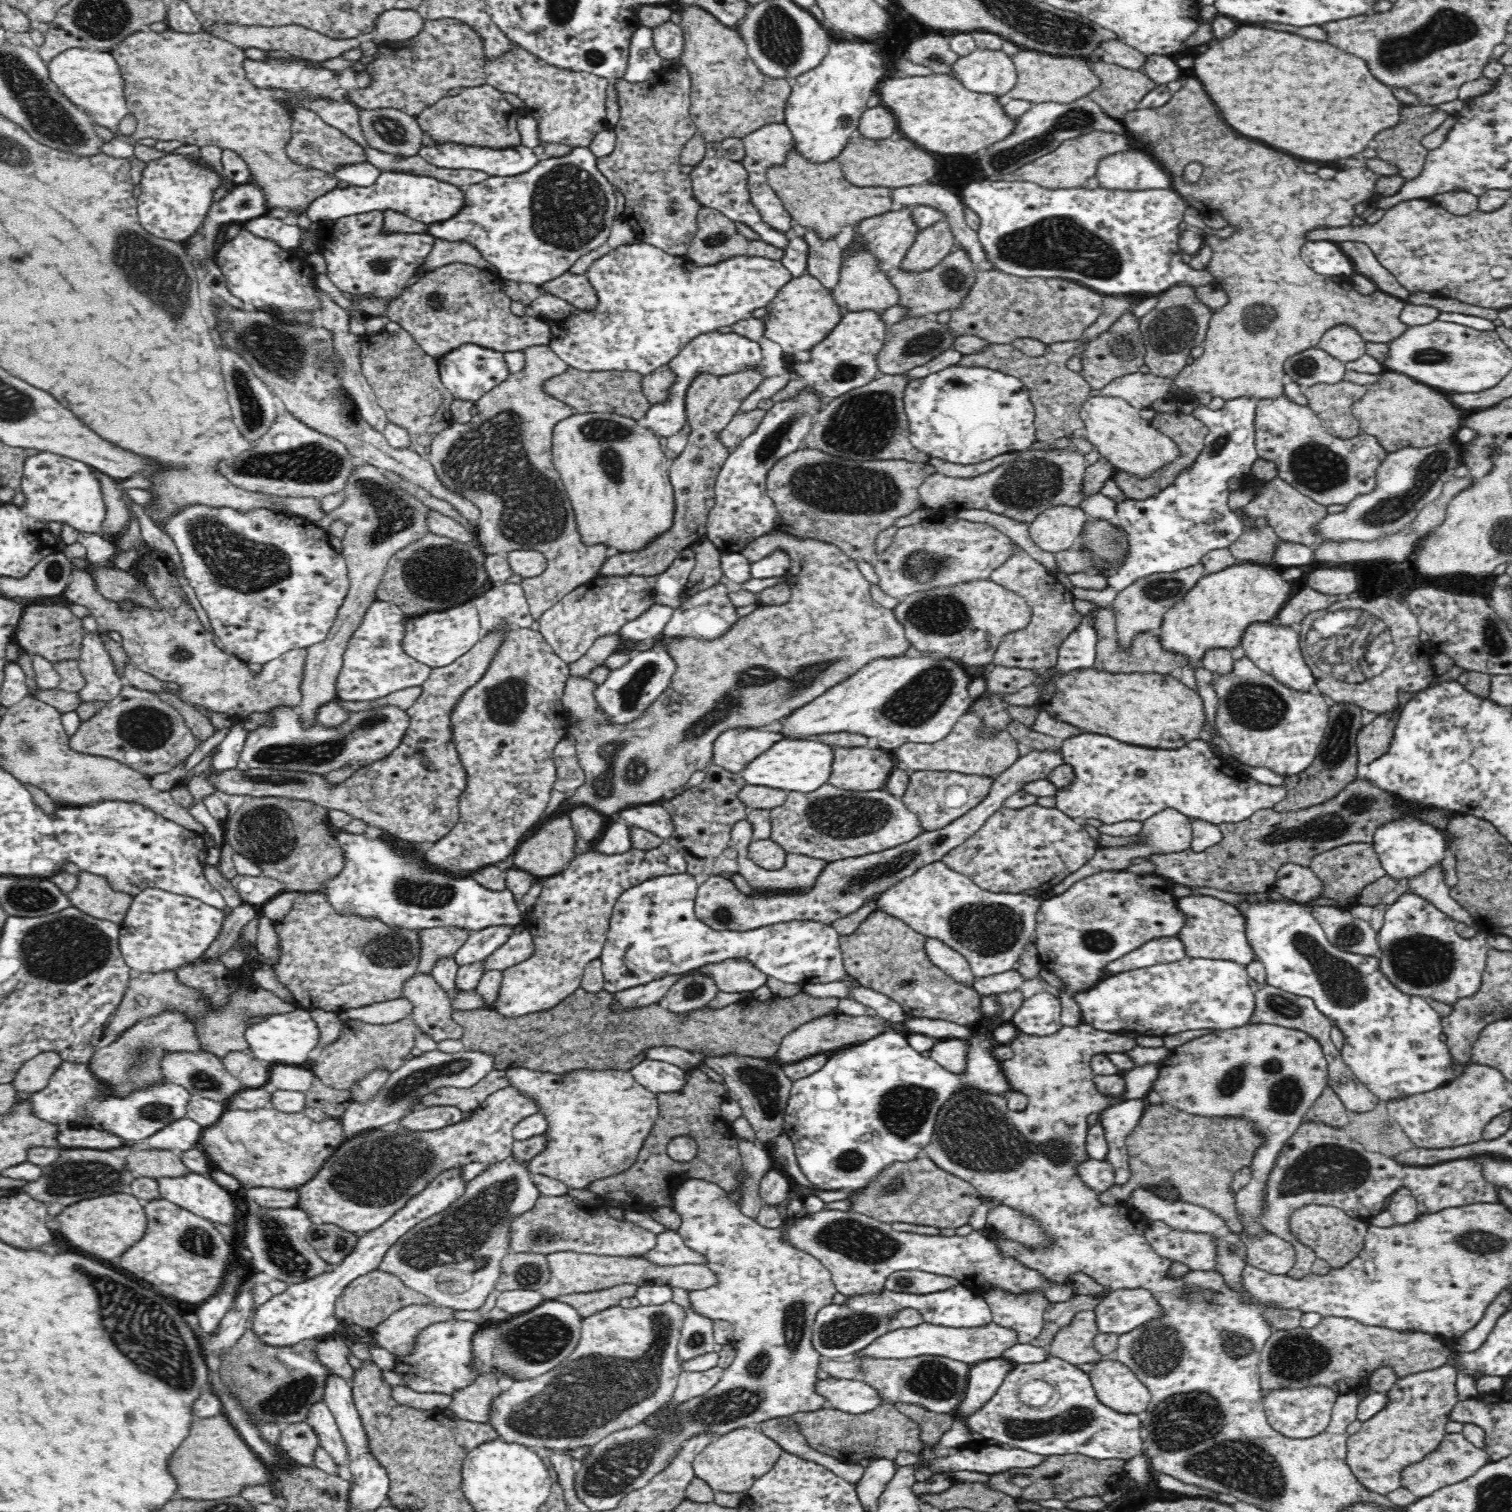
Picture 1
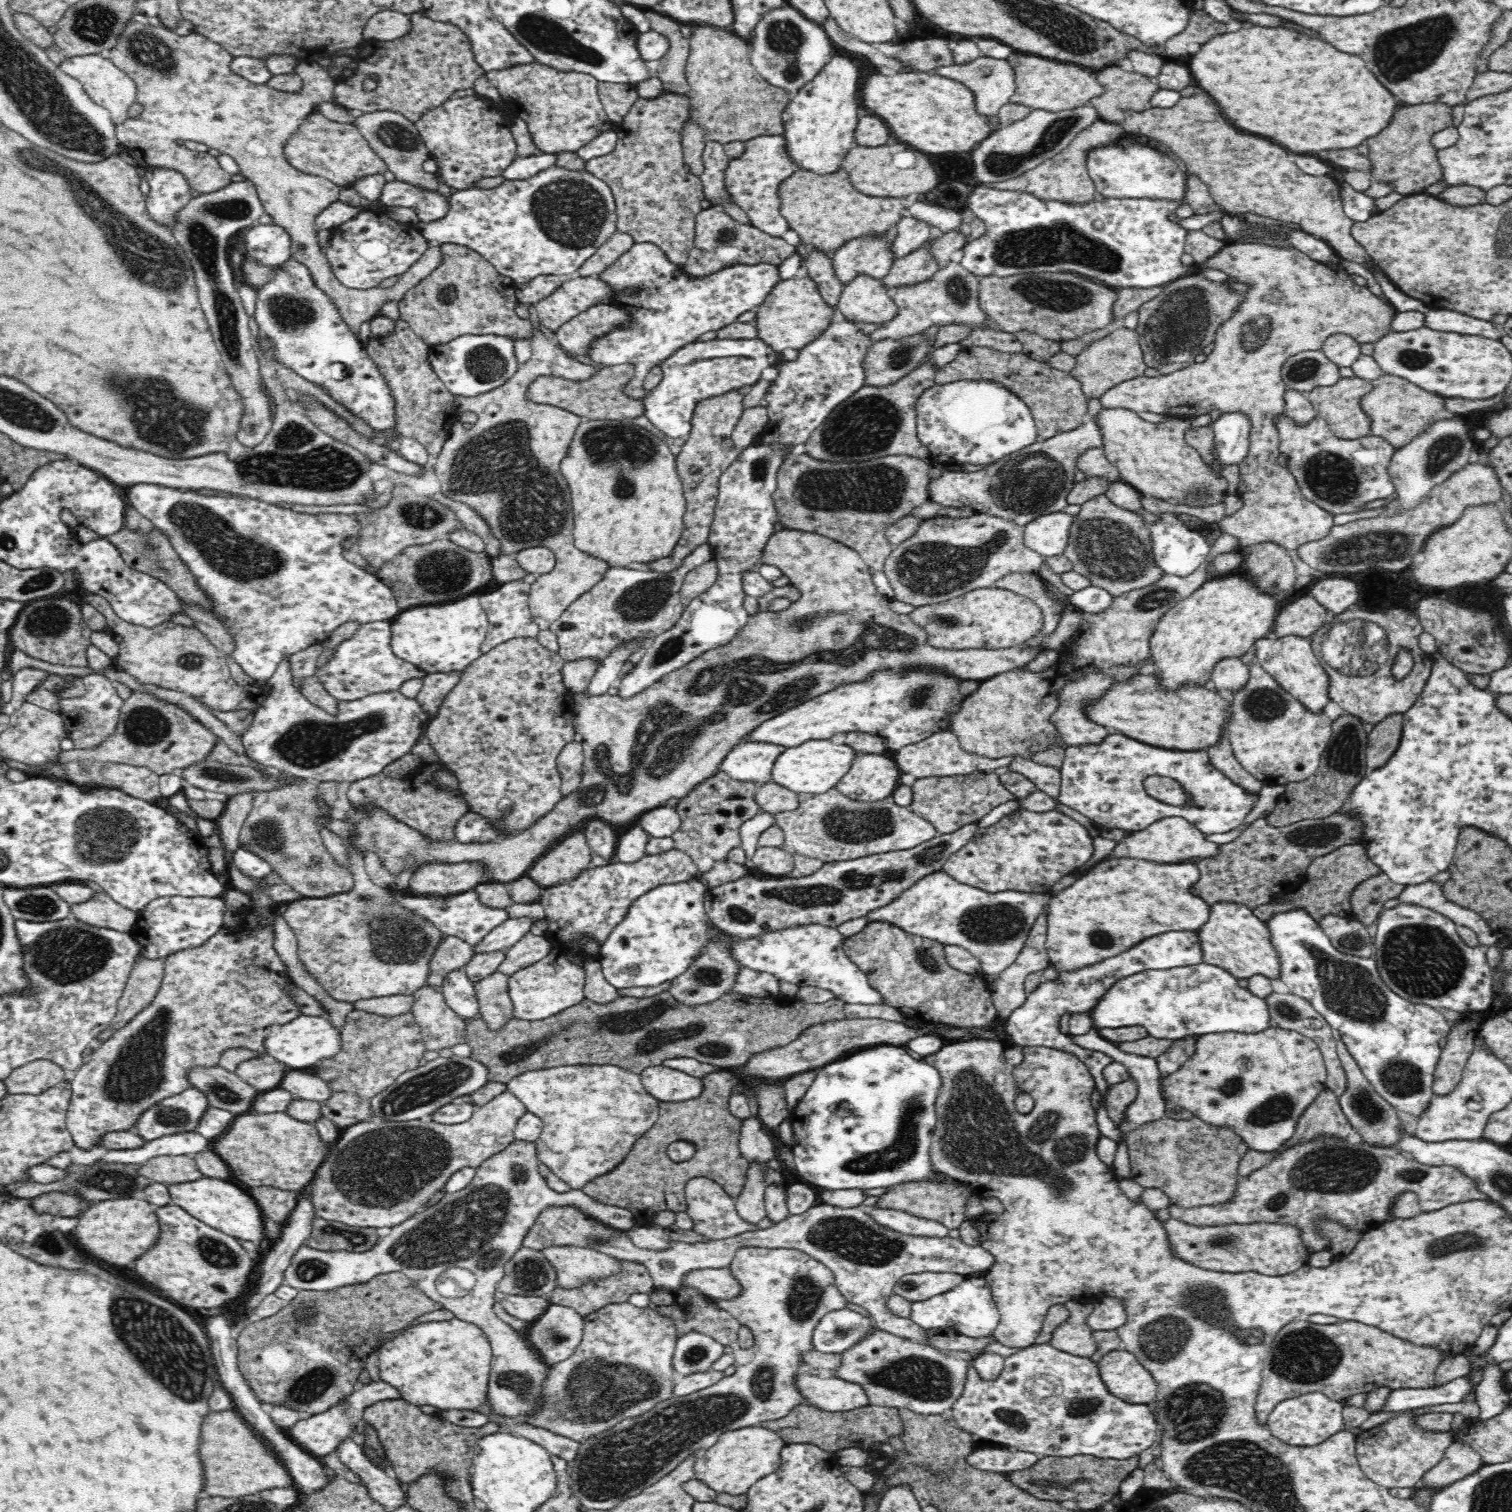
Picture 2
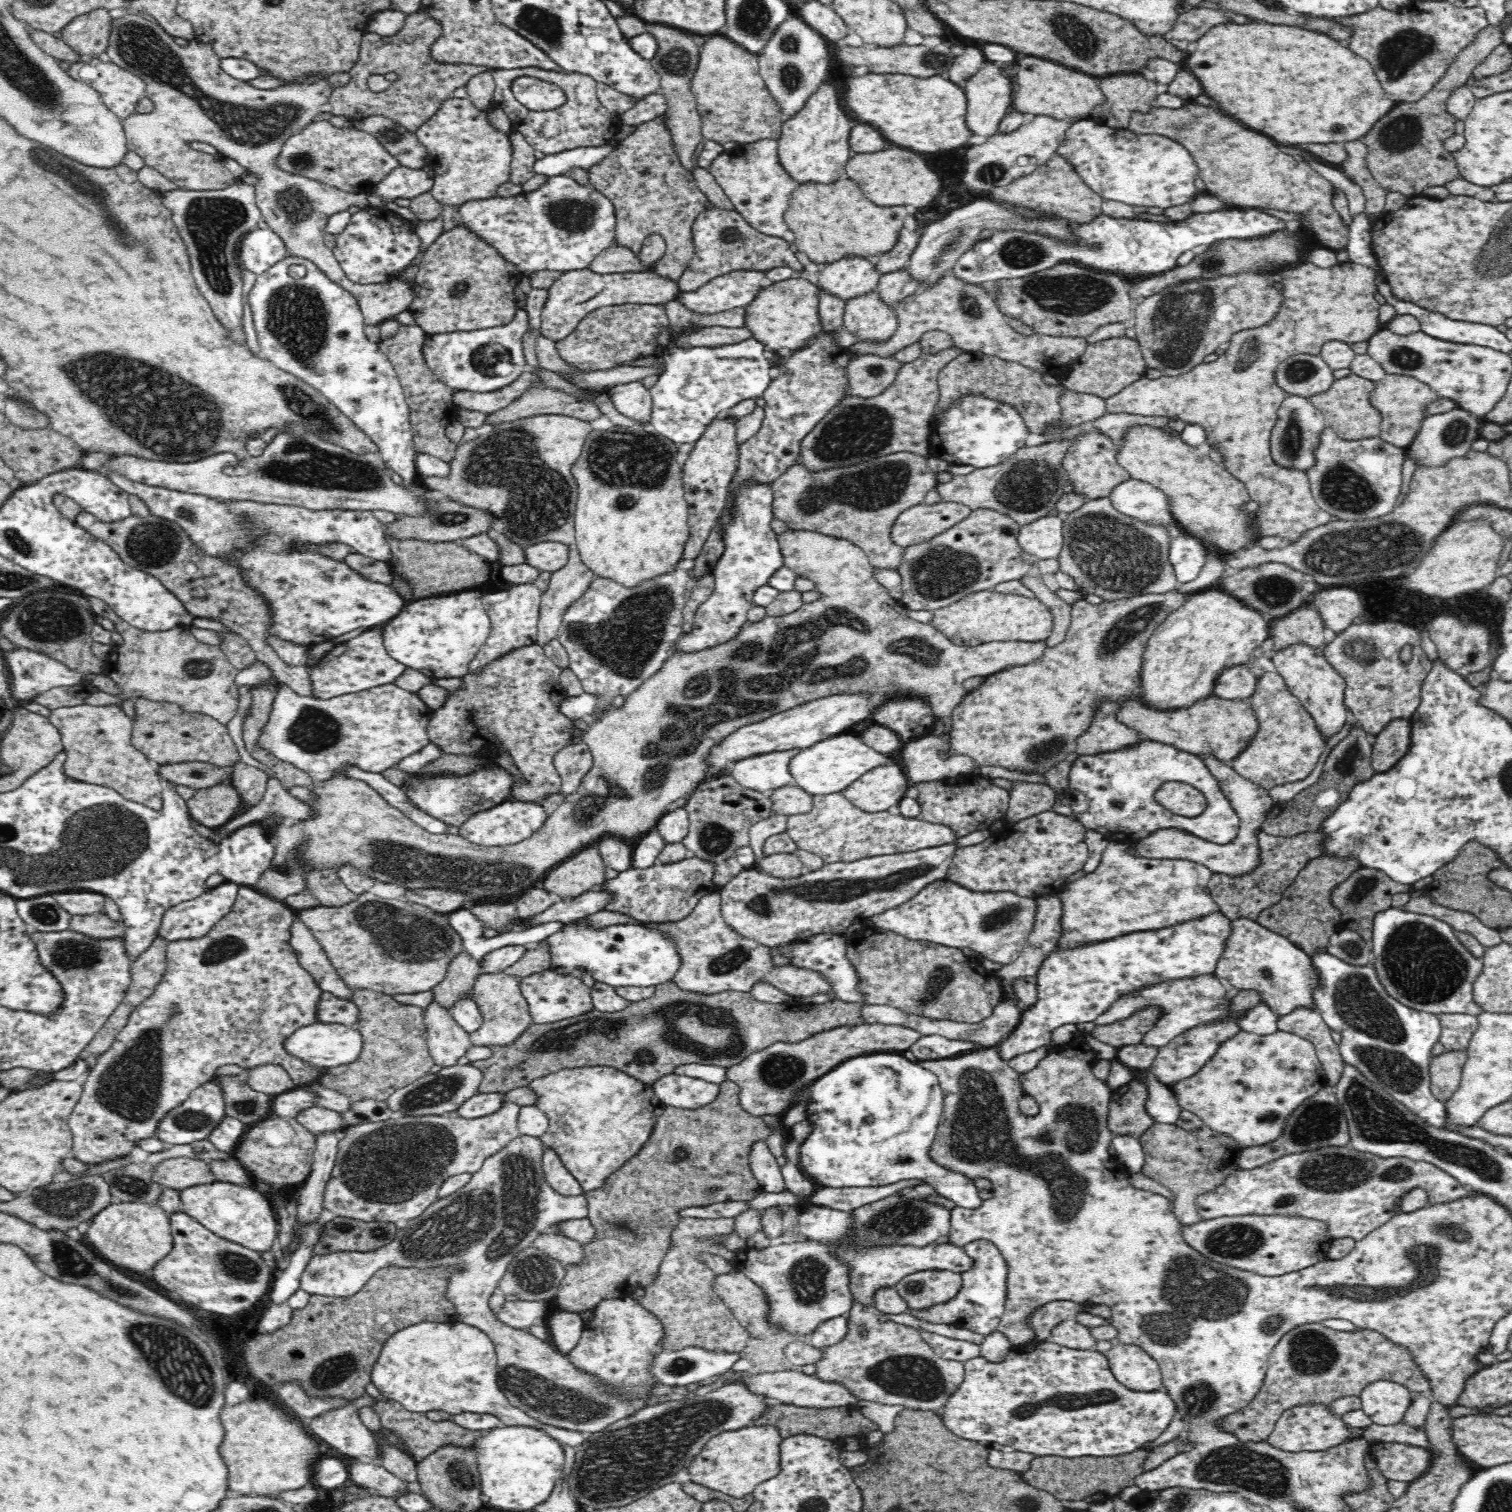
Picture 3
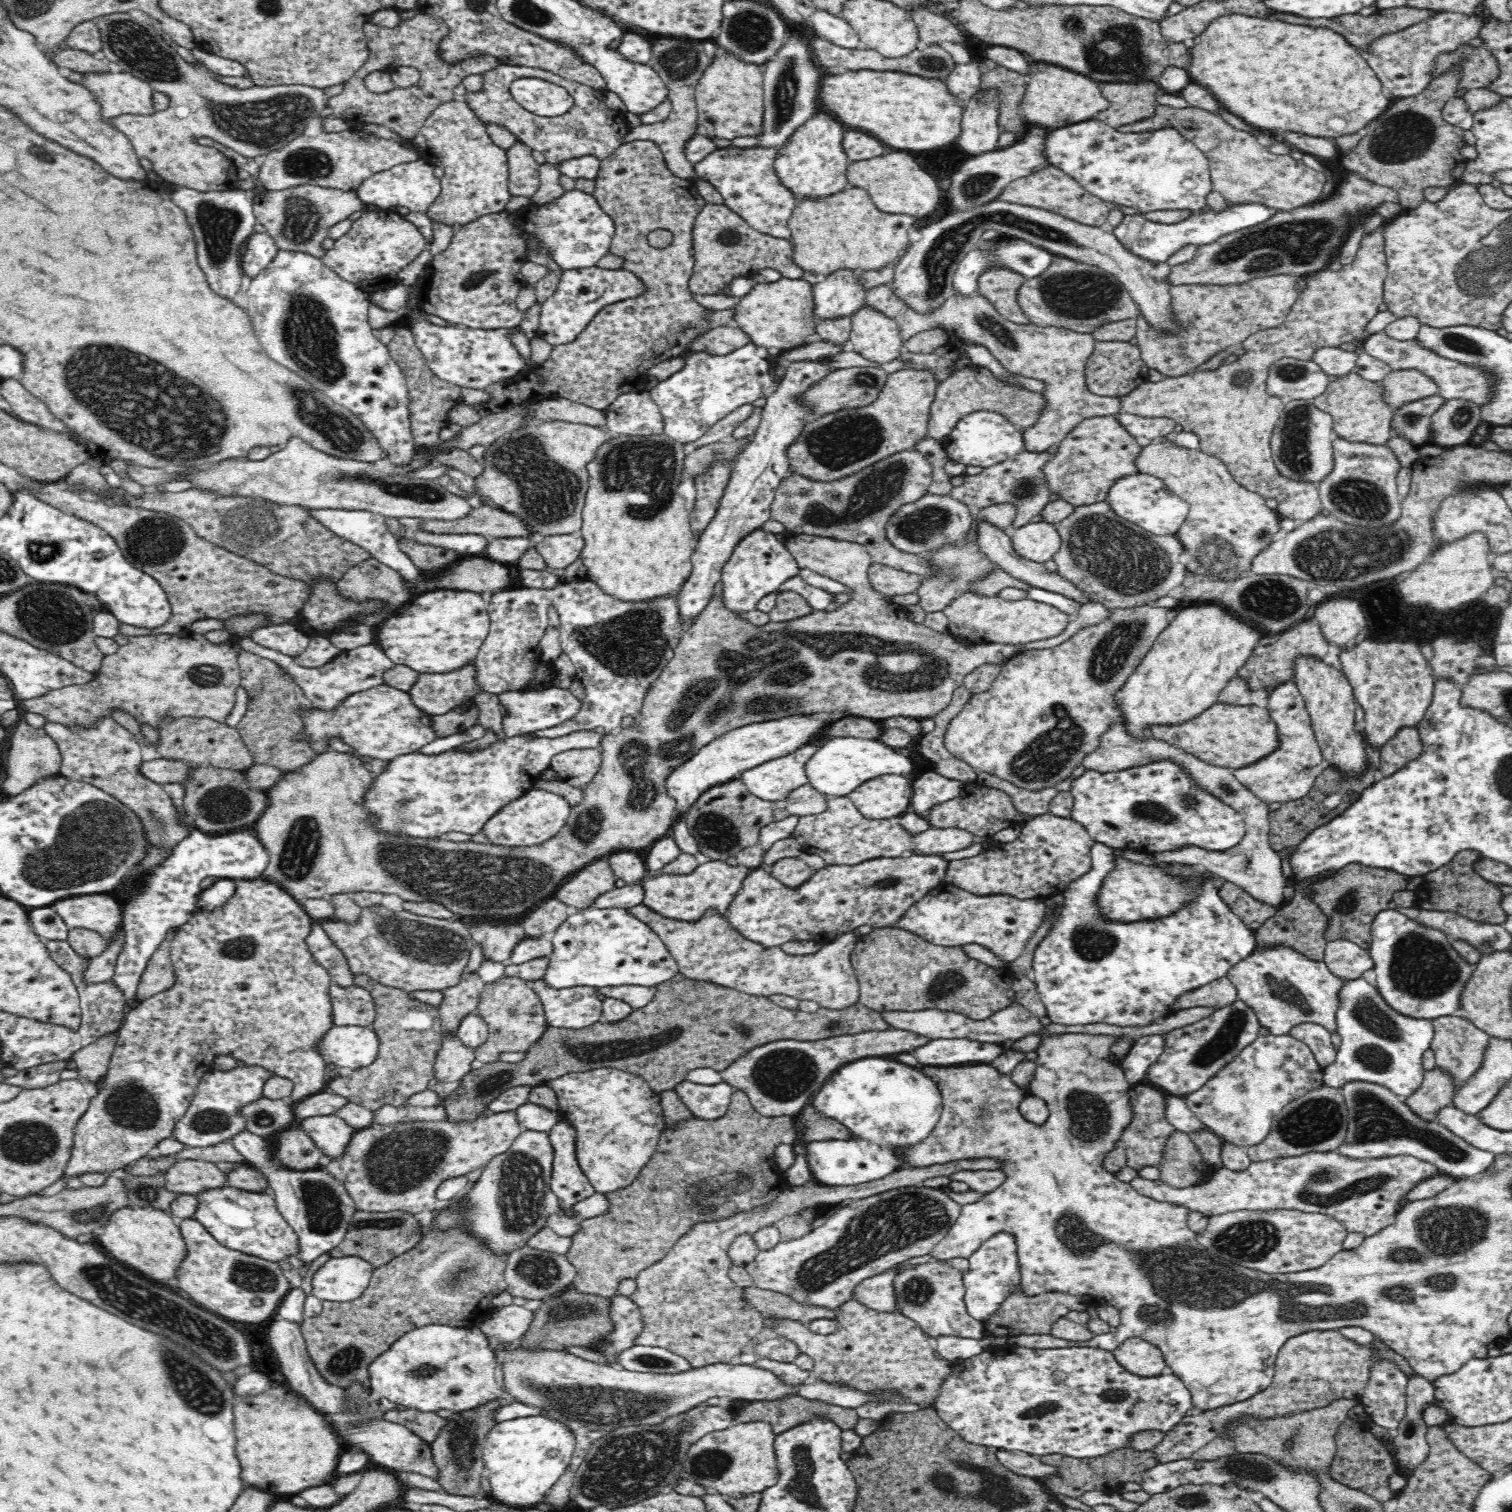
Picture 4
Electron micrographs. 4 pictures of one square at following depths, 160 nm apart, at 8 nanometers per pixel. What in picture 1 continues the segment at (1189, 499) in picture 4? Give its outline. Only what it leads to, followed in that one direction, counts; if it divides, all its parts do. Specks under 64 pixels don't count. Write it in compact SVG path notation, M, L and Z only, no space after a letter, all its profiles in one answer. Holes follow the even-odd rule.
M1106 395L1088 397L1081 406L1080 414L1087 440L1116 471L1126 471L1130 477L1145 481L1181 455L1176 440L1152 427L1152 424L1141 418L1138 409L1120 398Z

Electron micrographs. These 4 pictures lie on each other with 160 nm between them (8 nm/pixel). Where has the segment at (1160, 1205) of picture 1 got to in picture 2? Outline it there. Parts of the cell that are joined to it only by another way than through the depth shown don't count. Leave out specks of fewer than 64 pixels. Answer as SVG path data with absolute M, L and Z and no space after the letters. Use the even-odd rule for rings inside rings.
M1322 1137L1320 1139L1314 1139L1310 1142L1298 1143L1296 1146L1282 1151L1272 1162L1269 1162L1266 1166L1263 1166L1258 1170L1254 1170L1252 1174L1248 1174L1248 1176L1239 1175L1238 1186L1235 1187L1236 1192L1234 1192L1234 1196L1232 1196L1231 1200L1226 1200L1226 1202L1222 1202L1222 1204L1210 1204L1189 1209L1176 1207L1176 1205L1171 1204L1169 1206L1171 1218L1183 1220L1184 1222L1194 1226L1218 1226L1224 1224L1232 1224L1232 1222L1235 1222L1236 1224L1252 1224L1252 1222L1283 1222L1284 1224L1293 1224L1294 1226L1299 1226L1299 1228L1301 1228L1302 1241L1304 1241L1306 1247L1308 1247L1312 1253L1316 1253L1328 1249L1330 1246L1330 1239L1328 1239L1328 1237L1324 1237L1321 1234L1321 1230L1319 1230L1319 1226L1317 1226L1320 1221L1323 1221L1324 1219L1326 1219L1326 1222L1334 1221L1334 1223L1340 1223L1340 1227L1344 1227L1350 1231L1365 1233L1366 1231L1380 1226L1380 1224L1385 1223L1386 1221L1390 1221L1388 1218L1391 1216L1390 1206L1392 1206L1392 1198L1396 1198L1396 1196L1408 1191L1415 1192L1417 1194L1422 1210L1428 1212L1440 1210L1441 1208L1450 1206L1451 1204L1468 1202L1472 1199L1488 1199L1488 1195L1480 1191L1480 1189L1474 1185L1474 1181L1472 1181L1472 1179L1466 1177L1462 1171L1452 1166L1423 1165L1420 1164L1420 1162L1414 1160L1414 1158L1412 1160L1406 1158L1400 1151L1396 1149L1376 1147L1368 1143L1360 1143L1355 1140L1342 1141L1336 1139L1336 1137Z

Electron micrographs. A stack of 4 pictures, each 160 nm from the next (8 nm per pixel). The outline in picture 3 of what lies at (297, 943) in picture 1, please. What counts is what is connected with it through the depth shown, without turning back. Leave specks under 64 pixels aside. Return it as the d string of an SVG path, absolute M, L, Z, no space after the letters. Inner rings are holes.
M270 778L264 797L254 807L238 814L228 824L214 830L218 834L216 840L226 839L241 827L251 823L261 822L268 818L284 818L286 820L302 821L312 816L312 809L305 802L291 796L279 782ZM370 892L358 896L356 902L350 902L346 906L322 905L297 911L297 918L311 930L319 945L326 951L331 965L352 991L365 988L392 995L432 991L443 981L454 957L458 953L468 954L462 937L452 928L447 915L412 902L382 900L380 896L374 896Z

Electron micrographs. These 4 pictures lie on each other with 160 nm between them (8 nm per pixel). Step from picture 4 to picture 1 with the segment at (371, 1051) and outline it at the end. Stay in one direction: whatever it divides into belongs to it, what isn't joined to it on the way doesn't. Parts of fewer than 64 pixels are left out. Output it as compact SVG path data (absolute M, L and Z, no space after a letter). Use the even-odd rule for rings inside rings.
M296 1008L286 1014L270 1015L265 1021L257 1025L250 1025L246 1029L246 1041L249 1052L256 1058L272 1065L283 1064L292 1066L306 1066L309 1062L309 1052L318 1050L320 1029L311 1017L311 1011Z

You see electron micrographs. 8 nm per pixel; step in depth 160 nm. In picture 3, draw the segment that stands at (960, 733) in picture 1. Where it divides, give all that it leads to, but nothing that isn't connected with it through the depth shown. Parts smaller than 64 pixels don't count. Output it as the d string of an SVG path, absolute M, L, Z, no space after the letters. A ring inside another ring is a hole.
M932 734L905 743L902 751L902 771L911 784L940 781L975 773L976 764L968 757L954 755L943 760L938 752L950 751L950 737Z

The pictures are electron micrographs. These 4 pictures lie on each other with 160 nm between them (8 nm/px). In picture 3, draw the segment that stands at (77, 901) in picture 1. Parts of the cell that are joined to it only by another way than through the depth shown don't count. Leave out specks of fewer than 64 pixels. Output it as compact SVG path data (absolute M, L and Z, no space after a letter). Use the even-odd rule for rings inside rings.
M105 912L71 916L69 929L96 940L110 940L124 936L124 924L112 921Z

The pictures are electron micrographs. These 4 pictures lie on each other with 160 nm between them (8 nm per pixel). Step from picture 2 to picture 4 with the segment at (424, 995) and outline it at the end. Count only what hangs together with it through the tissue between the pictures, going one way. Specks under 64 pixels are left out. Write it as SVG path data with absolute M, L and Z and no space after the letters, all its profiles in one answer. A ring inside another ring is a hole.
M443 1036L442 1043L444 1045L434 1063L434 1081L461 1082L472 1070L471 1064L475 1060L474 1049L463 1045L458 1037Z

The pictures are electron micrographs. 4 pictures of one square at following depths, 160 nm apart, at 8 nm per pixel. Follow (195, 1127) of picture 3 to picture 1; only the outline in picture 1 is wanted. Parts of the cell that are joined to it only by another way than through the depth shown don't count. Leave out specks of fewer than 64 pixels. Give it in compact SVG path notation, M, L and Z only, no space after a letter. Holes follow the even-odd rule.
M62 1062L50 1077L46 1088L26 1096L33 1104L34 1114L42 1120L60 1124L62 1127L101 1128L124 1140L143 1140L156 1134L165 1126L187 1116L191 1092L168 1080L159 1085L138 1089L130 1096L108 1097L100 1095L102 1087L98 1077L90 1073L87 1064Z

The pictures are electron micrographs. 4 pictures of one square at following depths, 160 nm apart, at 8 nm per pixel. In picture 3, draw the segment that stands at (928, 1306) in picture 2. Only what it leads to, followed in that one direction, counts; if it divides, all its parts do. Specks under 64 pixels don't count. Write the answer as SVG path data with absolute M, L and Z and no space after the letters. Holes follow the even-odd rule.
M978 1240L968 1243L963 1249L965 1254L973 1261L973 1266L966 1273L961 1274L963 1285L955 1296L954 1300L940 1306L934 1306L930 1310L910 1311L914 1317L926 1322L935 1322L936 1324L951 1324L958 1328L967 1328L978 1334L990 1334L997 1330L1000 1324L1002 1314L1006 1310L1008 1262L998 1251L996 1244L991 1241Z

